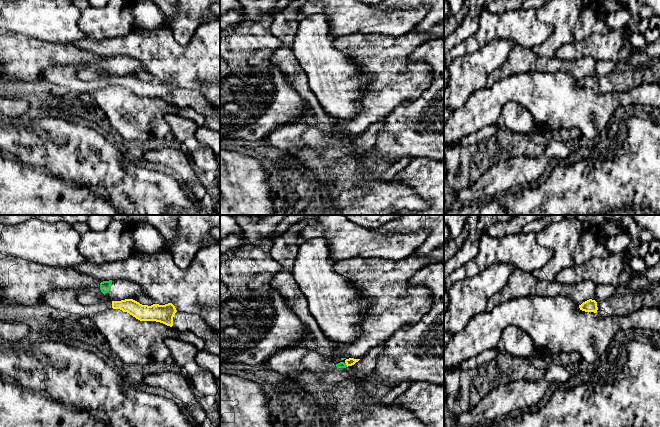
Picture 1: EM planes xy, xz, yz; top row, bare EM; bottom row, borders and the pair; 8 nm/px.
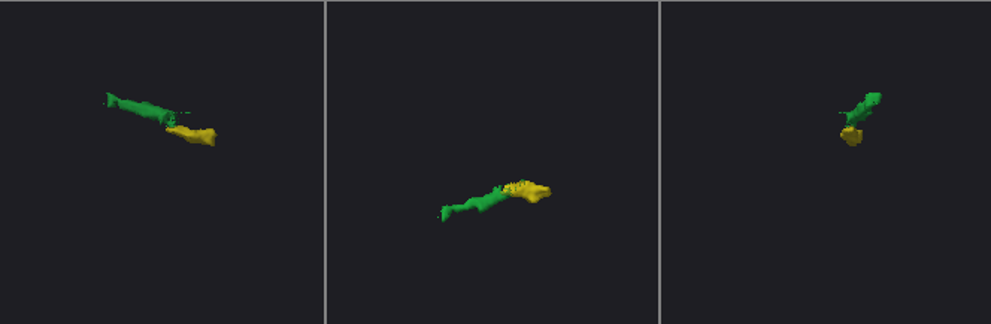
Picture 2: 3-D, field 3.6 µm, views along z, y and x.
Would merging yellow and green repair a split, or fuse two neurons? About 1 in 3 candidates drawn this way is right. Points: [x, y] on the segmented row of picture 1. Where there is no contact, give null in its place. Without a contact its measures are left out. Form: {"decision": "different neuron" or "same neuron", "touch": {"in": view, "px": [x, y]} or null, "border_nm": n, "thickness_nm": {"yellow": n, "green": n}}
{"decision": "different neuron", "touch": {"in": "xz", "px": [346, 364]}, "border_nm": 40, "thickness_nm": {"yellow": 60, "green": 50}}

